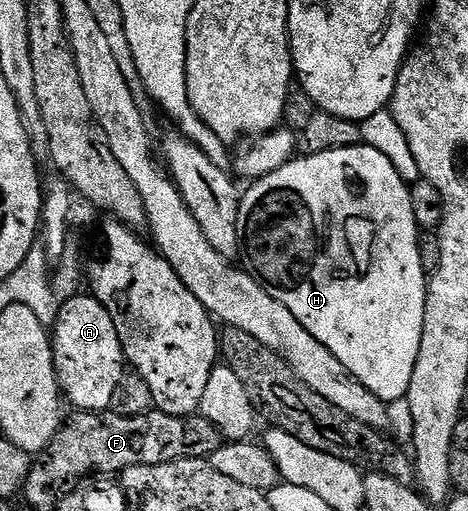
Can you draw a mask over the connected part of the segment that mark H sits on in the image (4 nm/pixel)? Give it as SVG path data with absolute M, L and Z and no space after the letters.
M364 143L353 144L349 148L328 149L324 153L314 155L303 155L301 158L295 158L288 161L280 170L272 174L262 176L253 181L250 188L241 193L240 196L240 214L238 215L238 229L240 230L241 251L246 252L248 271L255 280L272 294L276 302L288 306L292 314L296 317L296 322L316 338L336 358L340 358L344 370L352 374L376 398L391 402L406 399L408 390L412 386L412 370L416 370L416 358L420 354L420 338L424 334L424 310L426 309L426 286L428 283L428 273L421 266L421 250L419 248L420 229L416 222L416 214L412 214L412 198L410 197L410 185L396 174L396 166L380 154L380 150L372 150L372 146Z

